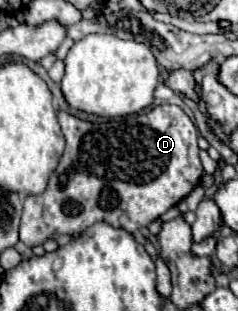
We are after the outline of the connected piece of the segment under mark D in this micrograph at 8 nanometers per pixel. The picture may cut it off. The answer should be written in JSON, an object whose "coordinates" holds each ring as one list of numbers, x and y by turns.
{"coordinates":[[158,105,150,113,102,119,100,123,78,119,66,111,58,113,58,121,66,139,66,149,60,157,58,167,48,177,48,185,40,195,28,195,24,199,24,215,20,223,20,241,28,247,42,245,56,231,66,235,78,235,96,221,106,221,114,227,122,227,136,233,140,227,150,225,170,207,178,205,196,185,202,171,198,131,188,115,176,105]]}

